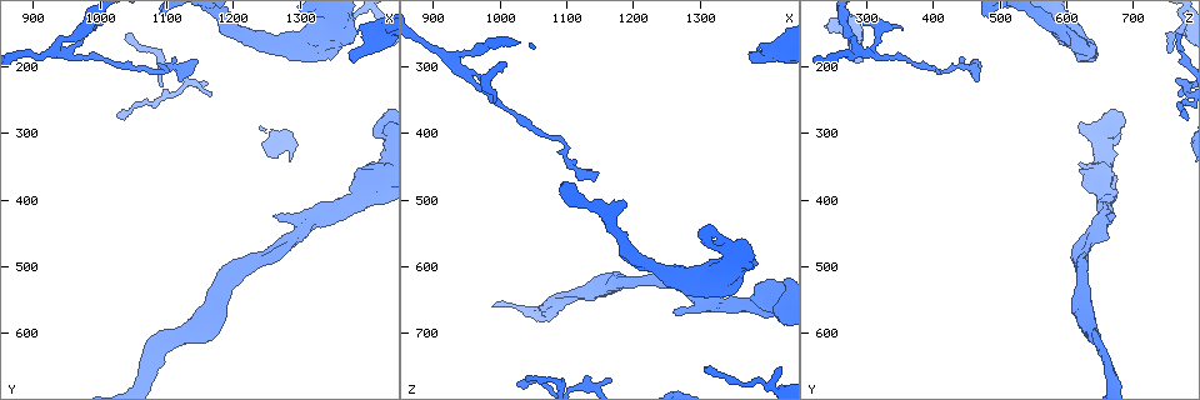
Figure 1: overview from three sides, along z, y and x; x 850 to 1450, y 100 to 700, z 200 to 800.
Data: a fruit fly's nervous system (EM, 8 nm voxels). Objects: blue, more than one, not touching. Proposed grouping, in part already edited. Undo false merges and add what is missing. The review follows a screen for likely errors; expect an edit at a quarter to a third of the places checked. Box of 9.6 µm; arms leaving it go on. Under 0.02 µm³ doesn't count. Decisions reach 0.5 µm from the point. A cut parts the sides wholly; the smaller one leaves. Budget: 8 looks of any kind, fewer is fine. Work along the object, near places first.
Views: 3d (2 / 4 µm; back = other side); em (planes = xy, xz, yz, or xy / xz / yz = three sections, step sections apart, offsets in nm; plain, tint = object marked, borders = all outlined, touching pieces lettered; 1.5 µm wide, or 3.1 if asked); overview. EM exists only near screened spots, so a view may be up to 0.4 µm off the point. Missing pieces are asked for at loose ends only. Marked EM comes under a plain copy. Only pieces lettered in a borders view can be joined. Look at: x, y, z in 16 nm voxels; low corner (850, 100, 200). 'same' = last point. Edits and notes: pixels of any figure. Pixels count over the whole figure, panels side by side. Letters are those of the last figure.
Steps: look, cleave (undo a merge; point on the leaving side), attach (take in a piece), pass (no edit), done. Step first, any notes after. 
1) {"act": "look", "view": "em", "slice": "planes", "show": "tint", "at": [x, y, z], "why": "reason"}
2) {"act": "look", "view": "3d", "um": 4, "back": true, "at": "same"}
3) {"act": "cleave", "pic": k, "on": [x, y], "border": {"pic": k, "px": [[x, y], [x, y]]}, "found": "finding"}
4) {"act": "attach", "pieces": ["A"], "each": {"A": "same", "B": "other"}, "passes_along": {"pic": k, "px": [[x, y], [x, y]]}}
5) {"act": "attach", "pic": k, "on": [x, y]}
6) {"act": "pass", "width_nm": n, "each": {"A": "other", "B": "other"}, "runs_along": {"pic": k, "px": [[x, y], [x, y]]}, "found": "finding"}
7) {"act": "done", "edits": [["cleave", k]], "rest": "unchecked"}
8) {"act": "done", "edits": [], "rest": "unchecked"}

{"act": "look", "view": "em", "slice": "planes", "show": "tint", "at": [1115, 200, 450]}

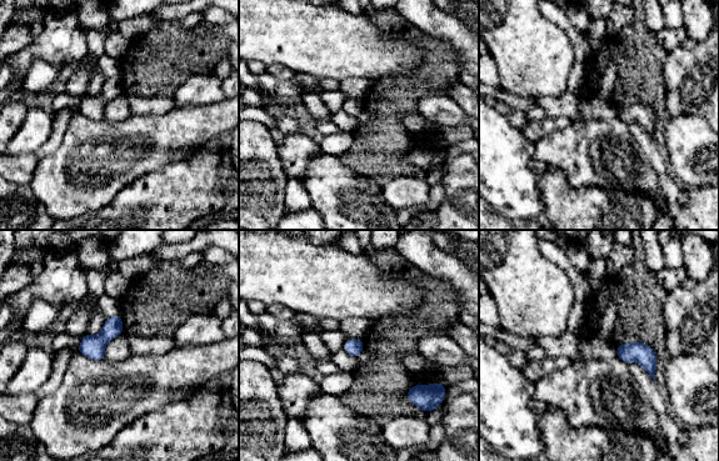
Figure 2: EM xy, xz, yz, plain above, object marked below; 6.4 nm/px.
{"act": "look", "view": "em", "slice": "planes", "show": "borders", "at": "same"}

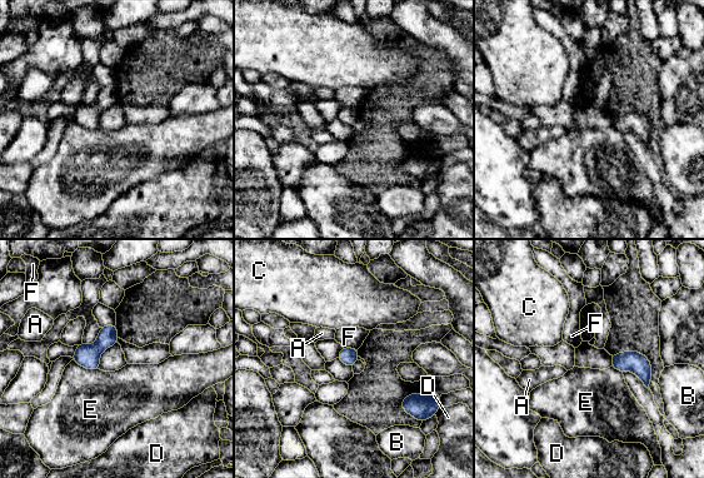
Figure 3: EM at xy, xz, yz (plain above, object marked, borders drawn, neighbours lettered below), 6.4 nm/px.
{"act": "pass", "each": {"A": "other", "B": "other", "C": "other", "D": "other", "E": "other", "F": "other"}, "border": {"pic": 3, "px": [[73, 359], [86, 368], [99, 369]]}, "found": "continuous, no second neuron"}

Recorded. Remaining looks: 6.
{"act": "look", "view": "em", "slice": "xy", "step": 8, "show": "tint", "at": [1380, 190, 295], "why": "free end"}

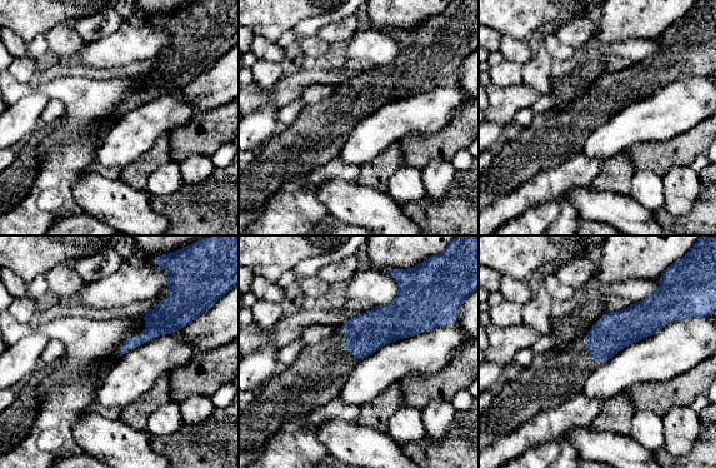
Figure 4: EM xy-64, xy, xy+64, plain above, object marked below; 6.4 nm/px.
{"act": "look", "view": "em", "slice": "planes", "show": "borders", "at": "same"}

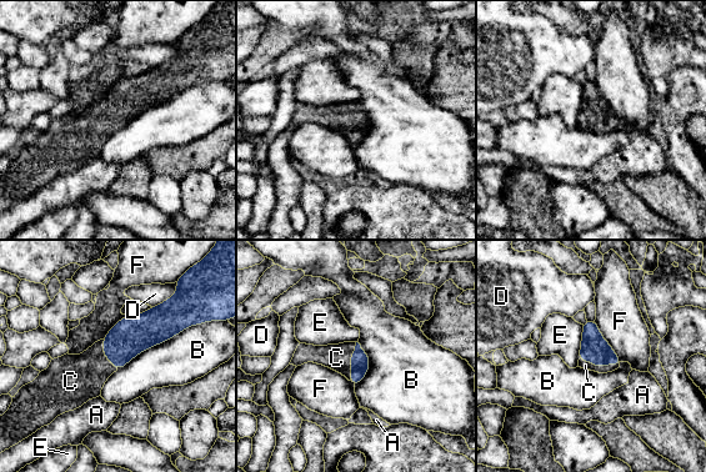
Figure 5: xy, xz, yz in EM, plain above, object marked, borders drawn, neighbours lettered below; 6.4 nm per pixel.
{"act": "attach", "pieces": ["C"], "each": {"A": "other", "B": "other", "C": "same", "D": "other", "E": "other", "F": "other"}, "passes_along": {"pic": 5, "px": [[595, 349], [599, 366], [585, 365]]}, "found": "it goes on there"}

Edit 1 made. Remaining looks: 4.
{"act": "look", "view": "em", "slice": "xy", "step": 8, "show": "tint", "at": [1315, 180, 750], "why": "tapers out"}

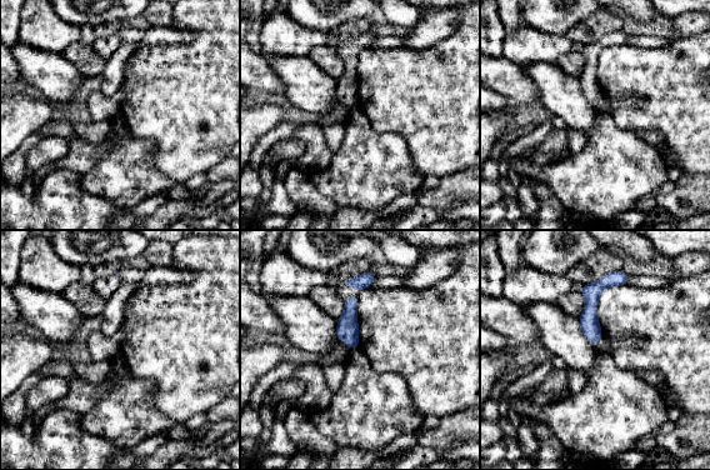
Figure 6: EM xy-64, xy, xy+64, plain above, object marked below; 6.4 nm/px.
{"act": "look", "view": "em", "slice": "planes", "show": "borders", "at": "same", "why": "cut it another way"}

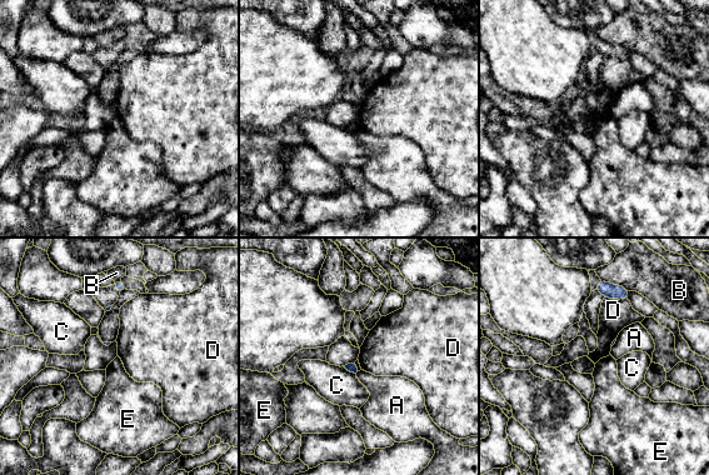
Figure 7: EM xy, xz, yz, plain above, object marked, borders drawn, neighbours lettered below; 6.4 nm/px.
{"act": "pass", "each": {"A": "other", "B": "other", "C": "other", "D": "other", "E": "other"}, "border": {"pic": 7, "px": [[604, 296], [627, 299]]}, "found": "no lettered piece goes on from it"}

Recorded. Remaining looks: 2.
{"act": "done", "edits": [["attach", 5]], "rest": "unchecked"}

